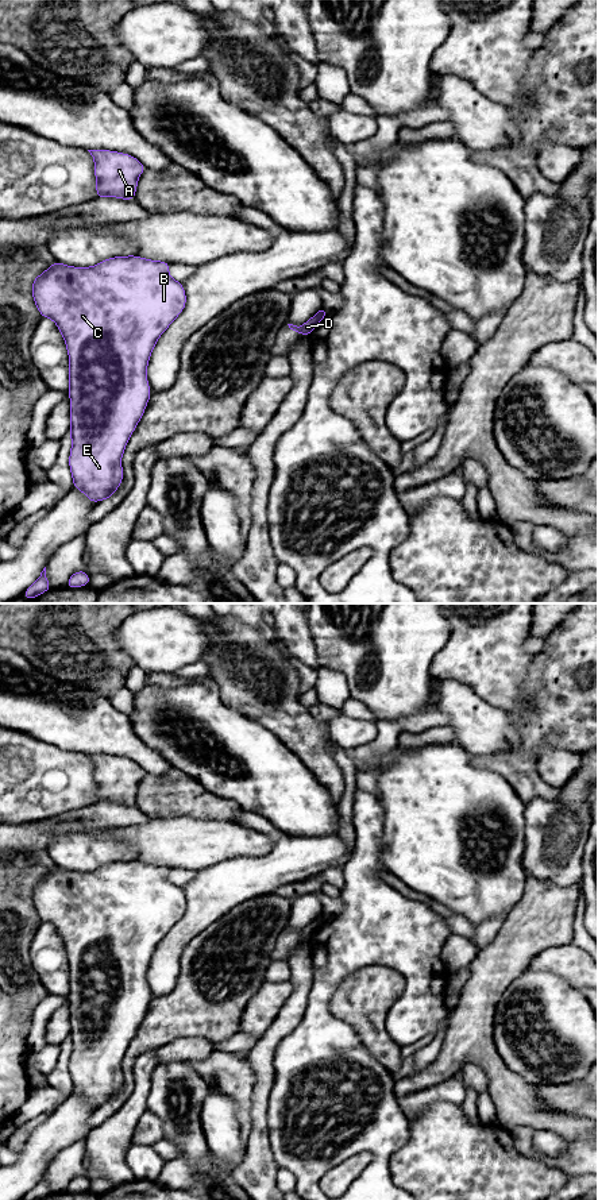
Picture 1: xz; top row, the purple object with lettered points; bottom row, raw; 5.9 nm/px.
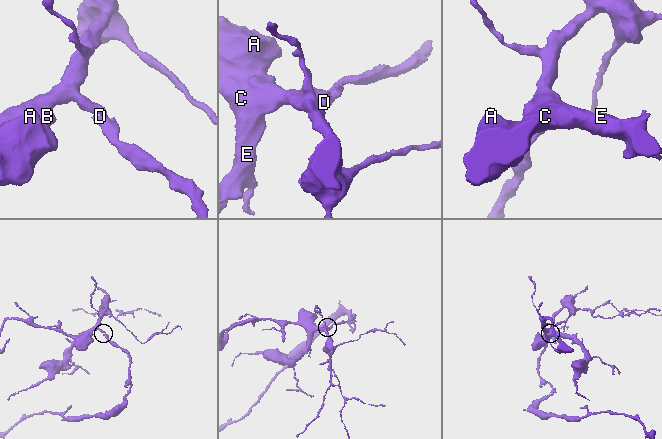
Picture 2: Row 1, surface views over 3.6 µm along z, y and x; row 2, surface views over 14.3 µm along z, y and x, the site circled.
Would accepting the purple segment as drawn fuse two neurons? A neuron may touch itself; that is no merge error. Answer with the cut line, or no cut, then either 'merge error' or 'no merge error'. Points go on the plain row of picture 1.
cut xz (327, 917), (316, 919); merge error

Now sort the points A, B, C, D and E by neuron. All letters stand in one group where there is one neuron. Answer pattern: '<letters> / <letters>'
A B C E / D

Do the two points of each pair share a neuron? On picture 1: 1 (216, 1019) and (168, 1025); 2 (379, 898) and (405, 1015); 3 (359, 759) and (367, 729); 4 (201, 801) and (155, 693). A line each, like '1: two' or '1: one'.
1: one
2: one
3: two
4: two

